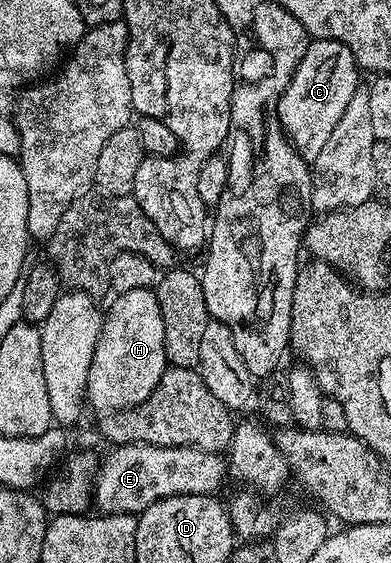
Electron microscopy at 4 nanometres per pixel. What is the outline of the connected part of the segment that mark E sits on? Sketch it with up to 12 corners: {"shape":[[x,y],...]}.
{"shape":[[117,445],[102,458],[100,514],[215,495],[225,461],[196,445]]}

